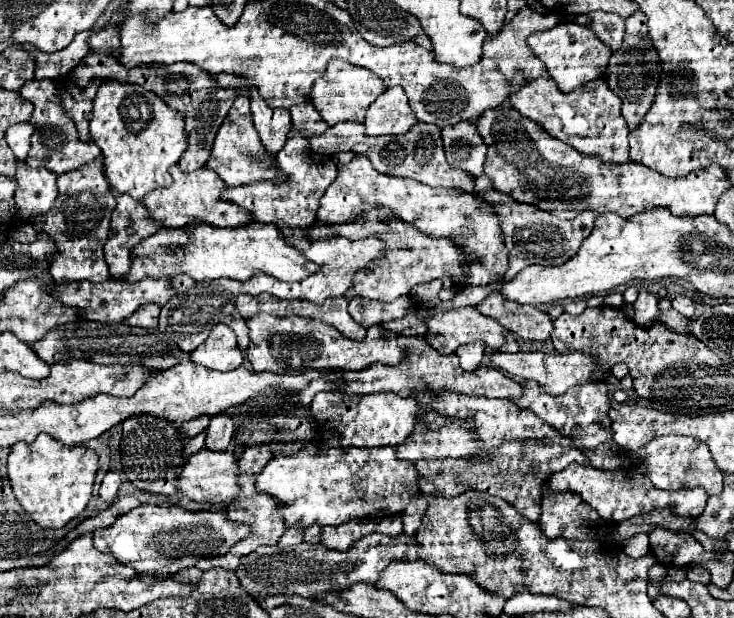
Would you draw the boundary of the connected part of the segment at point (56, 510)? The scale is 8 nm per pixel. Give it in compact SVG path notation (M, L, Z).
M42 433L34 443L16 443L8 455L8 479L18 503L44 529L64 527L78 517L90 497L98 471L98 453L84 445L64 445Z

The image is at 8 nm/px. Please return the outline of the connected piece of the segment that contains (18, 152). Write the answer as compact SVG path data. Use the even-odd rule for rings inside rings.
M18 123L18 125L12 125L8 131L6 131L6 141L10 145L10 149L14 151L16 159L24 161L26 159L26 153L30 151L30 135L34 133L34 127L30 123Z

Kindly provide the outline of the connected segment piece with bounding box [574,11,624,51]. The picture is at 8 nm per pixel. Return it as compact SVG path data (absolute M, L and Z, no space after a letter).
M594 11L594 13L586 13L586 15L578 15L578 17L574 17L574 21L578 25L586 25L586 27L594 29L594 33L598 33L600 41L610 45L612 51L616 51L622 45L624 19L618 17L616 13Z

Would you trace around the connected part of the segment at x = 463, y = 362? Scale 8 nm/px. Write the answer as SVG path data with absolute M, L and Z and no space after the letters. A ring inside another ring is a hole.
M472 341L456 349L456 355L460 357L460 367L464 371L476 371L478 365L482 363L484 353L486 353L486 345L482 341Z

